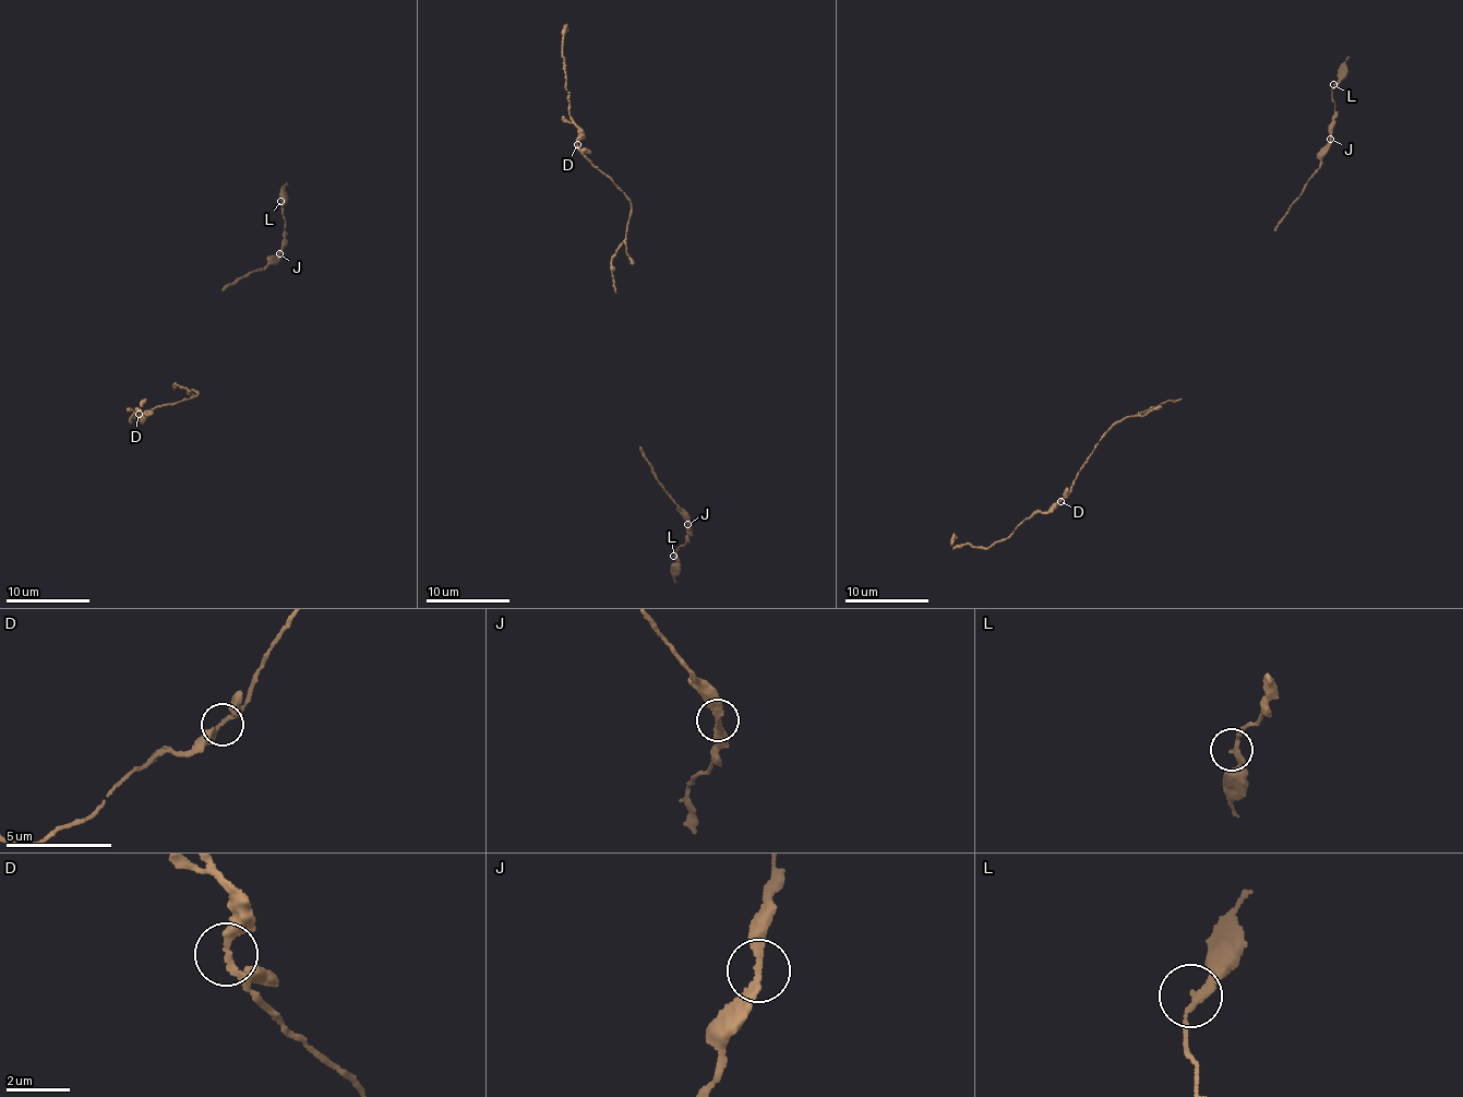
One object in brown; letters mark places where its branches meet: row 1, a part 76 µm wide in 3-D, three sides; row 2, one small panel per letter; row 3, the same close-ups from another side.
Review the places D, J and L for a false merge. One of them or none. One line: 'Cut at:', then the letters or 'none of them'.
Cut at: none of them

